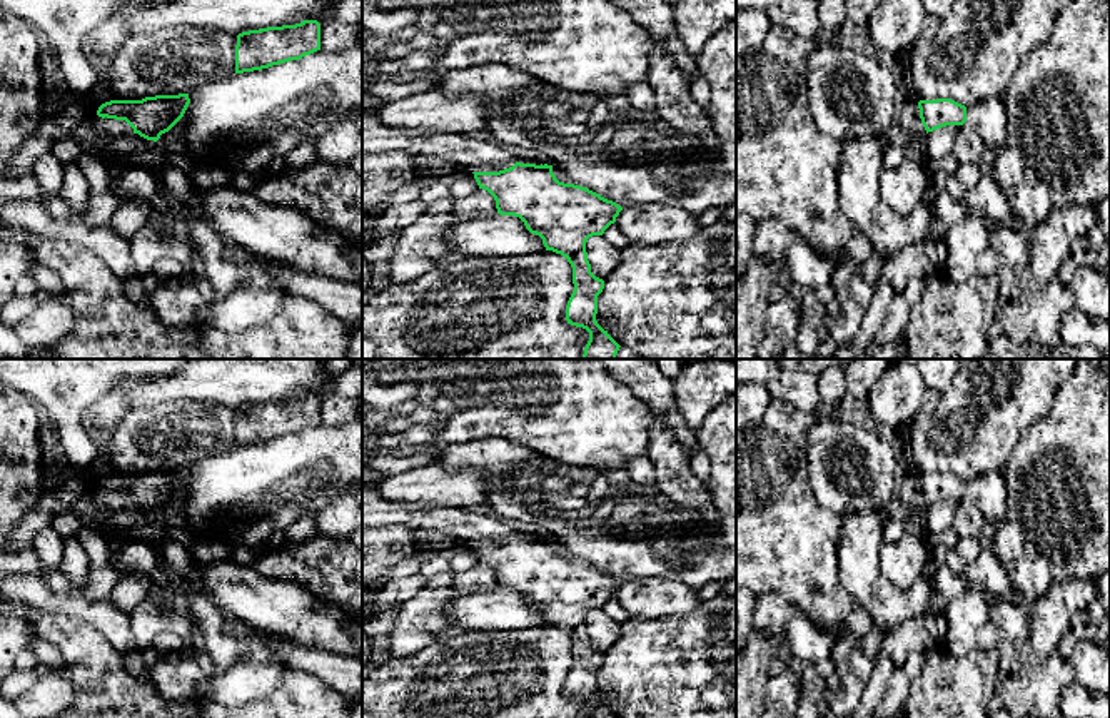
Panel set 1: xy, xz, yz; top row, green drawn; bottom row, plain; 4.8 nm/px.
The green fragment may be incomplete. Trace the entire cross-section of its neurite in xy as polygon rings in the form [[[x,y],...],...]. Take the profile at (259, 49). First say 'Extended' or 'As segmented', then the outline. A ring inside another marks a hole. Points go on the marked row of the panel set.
As segmented. [[[317,20],[242,32],[237,35],[235,45],[235,73],[300,60],[317,50],[320,50]]]

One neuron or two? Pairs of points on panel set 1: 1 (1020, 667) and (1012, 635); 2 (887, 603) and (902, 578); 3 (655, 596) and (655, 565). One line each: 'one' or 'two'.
1: one
2: two
3: two

